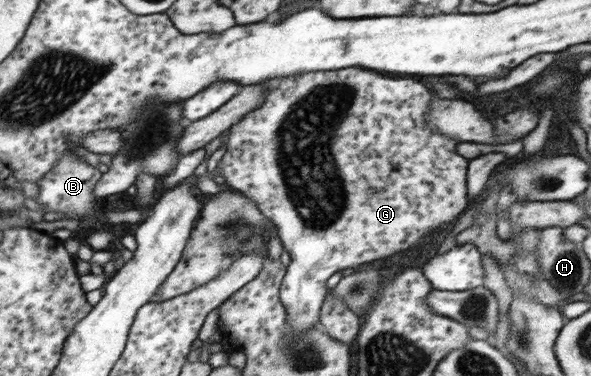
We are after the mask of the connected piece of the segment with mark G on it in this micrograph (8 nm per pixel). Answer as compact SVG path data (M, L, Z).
M348 67L346 69L316 71L315 73L293 74L282 77L264 85L265 101L258 108L245 114L228 129L224 154L217 163L217 171L224 182L234 191L252 199L259 207L262 215L267 215L270 225L274 226L283 250L290 255L286 274L279 287L279 298L287 311L287 330L301 332L310 329L319 320L323 301L326 300L328 281L344 268L357 268L370 264L374 260L390 257L398 252L428 242L439 234L443 234L469 207L470 197L467 194L467 166L469 160L454 152L454 138L438 134L428 125L427 114L430 113L430 93L420 82L410 78L391 78L380 73Z

